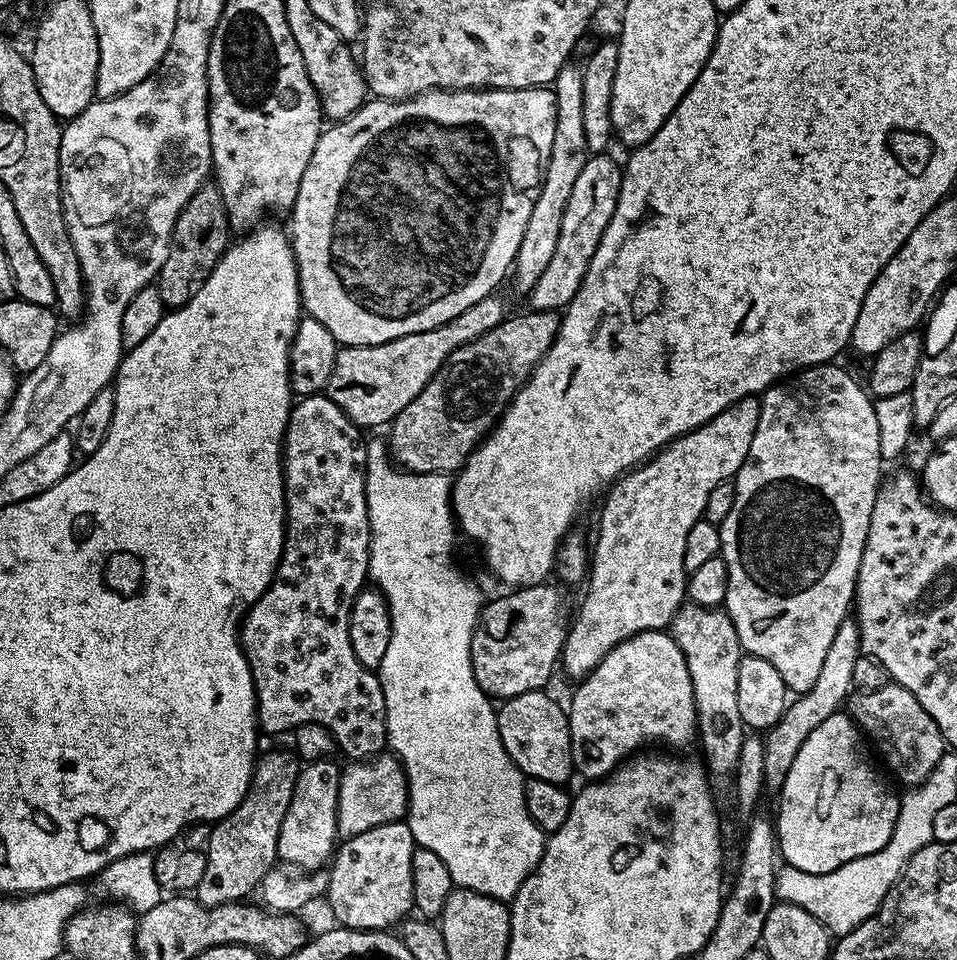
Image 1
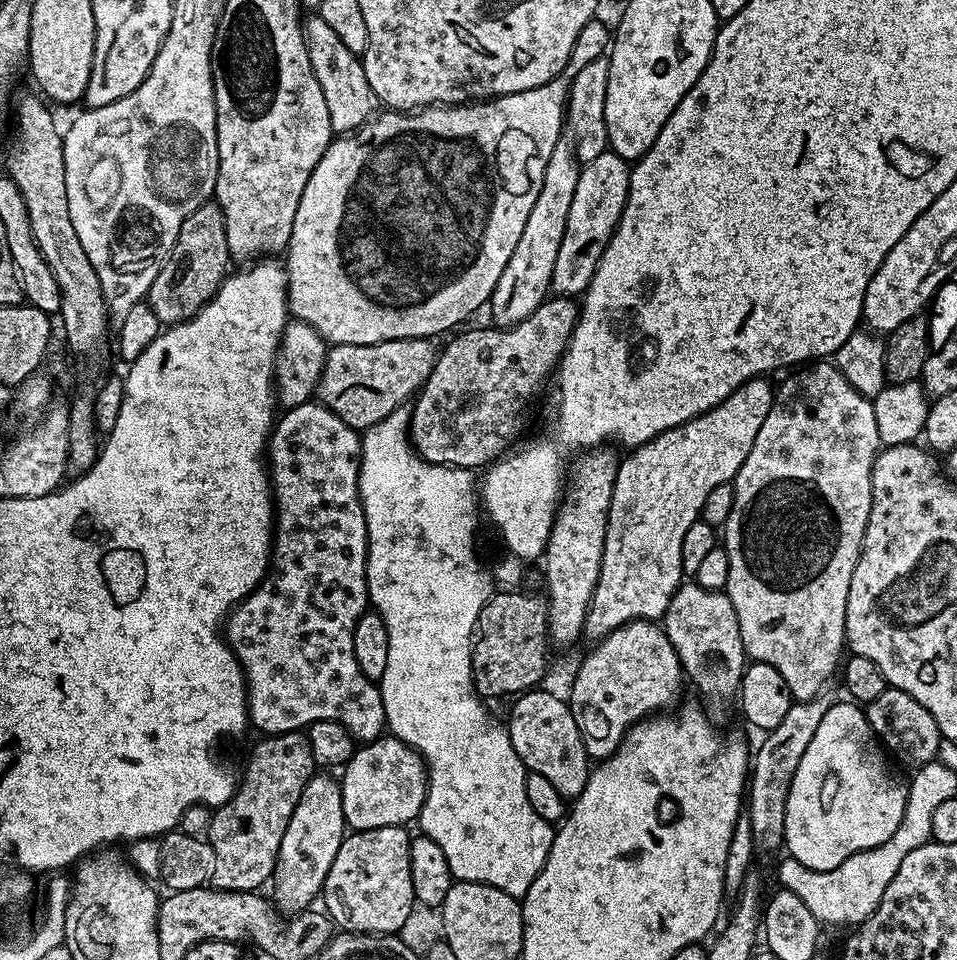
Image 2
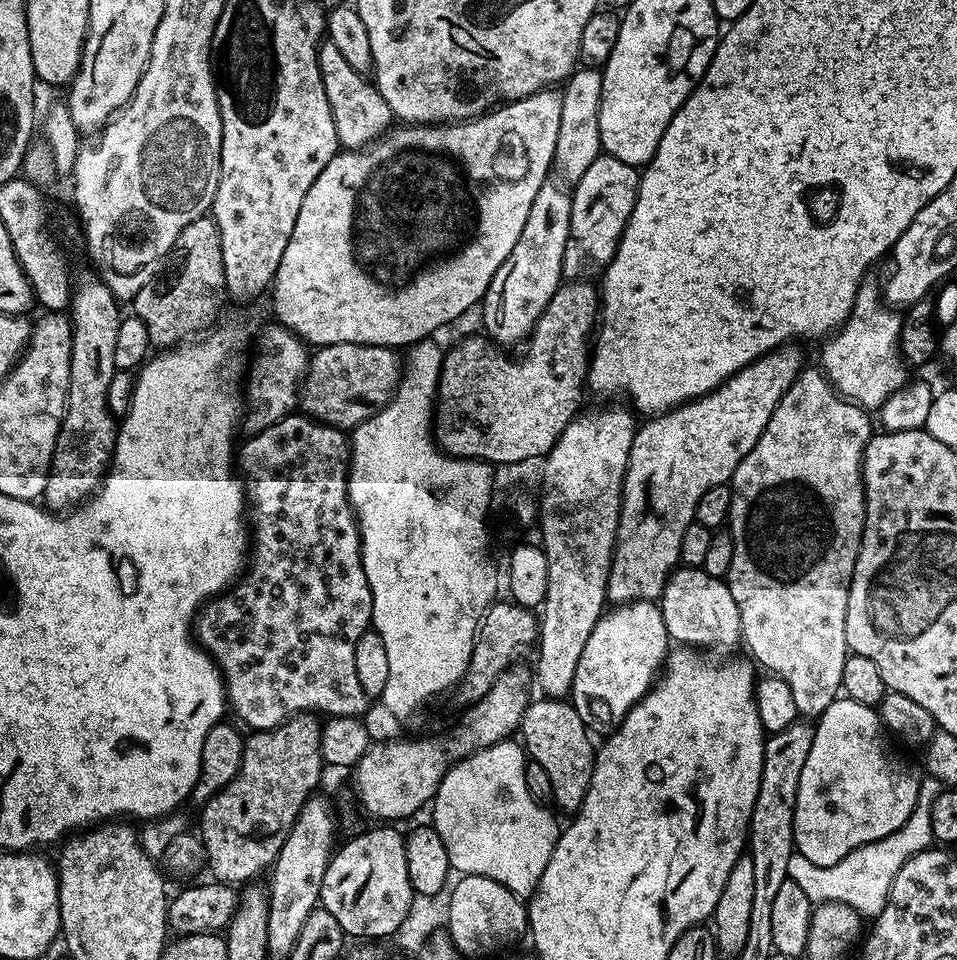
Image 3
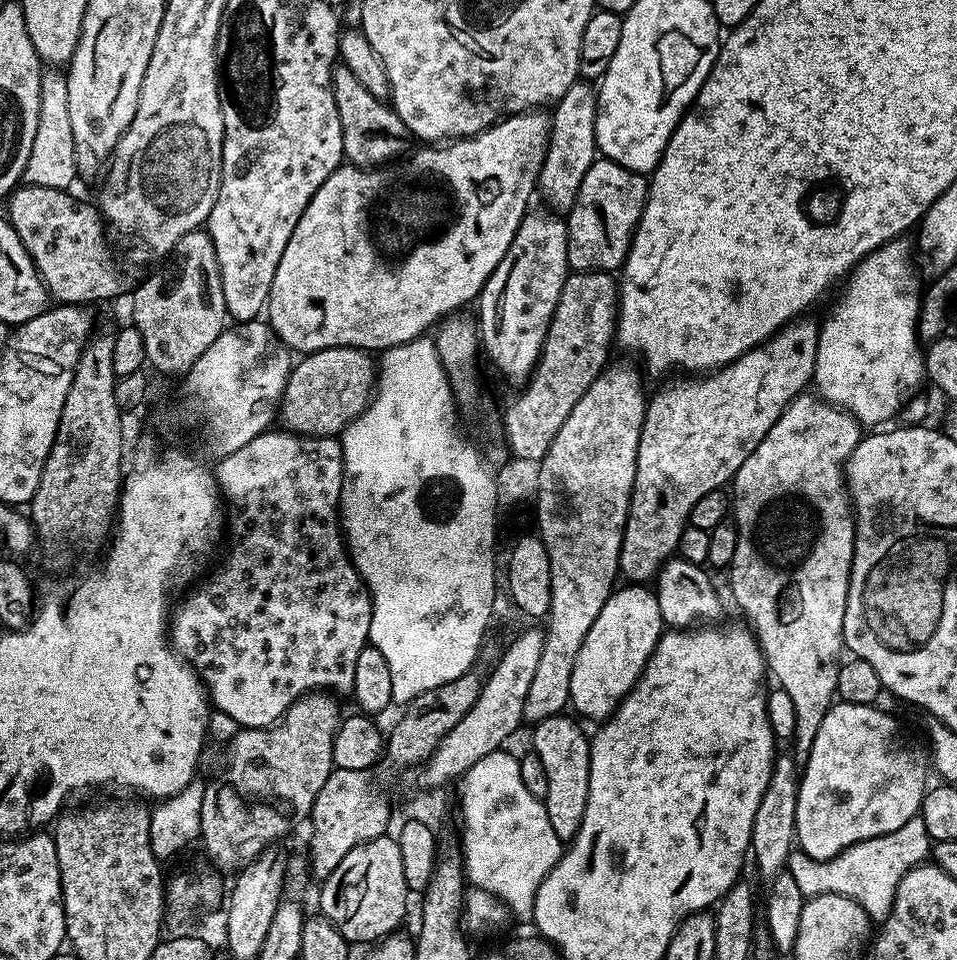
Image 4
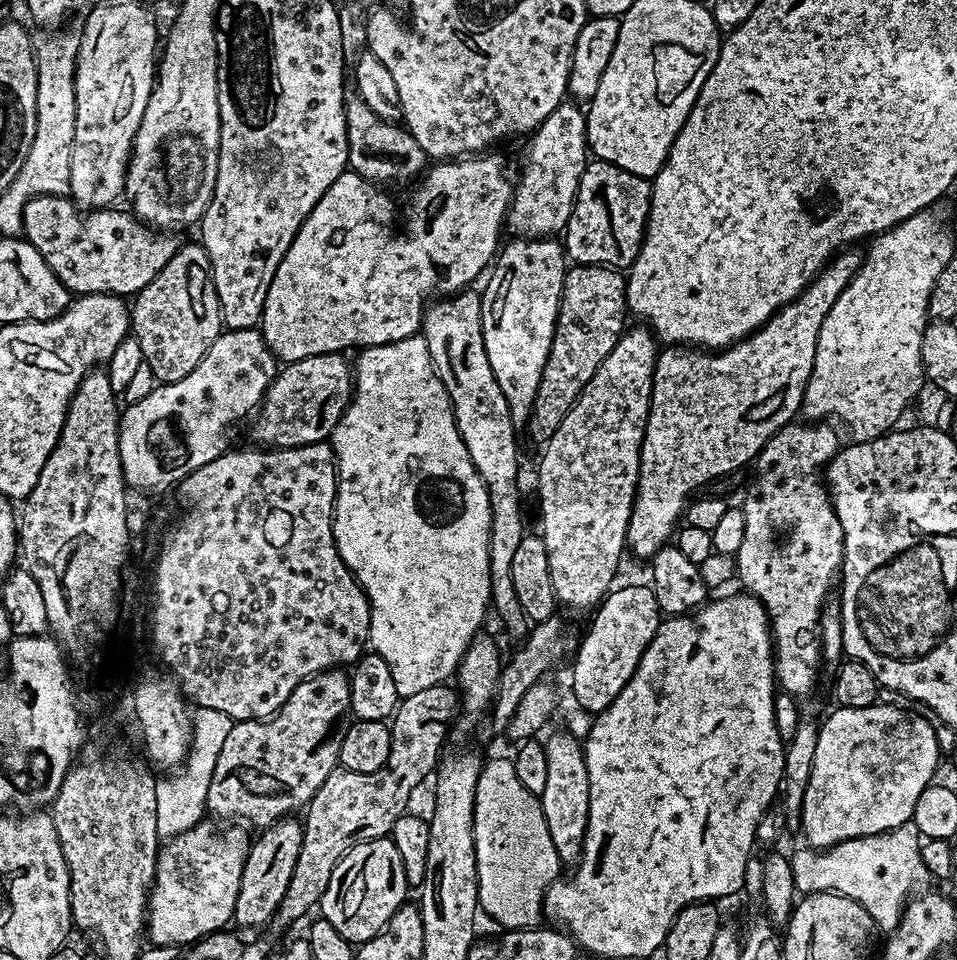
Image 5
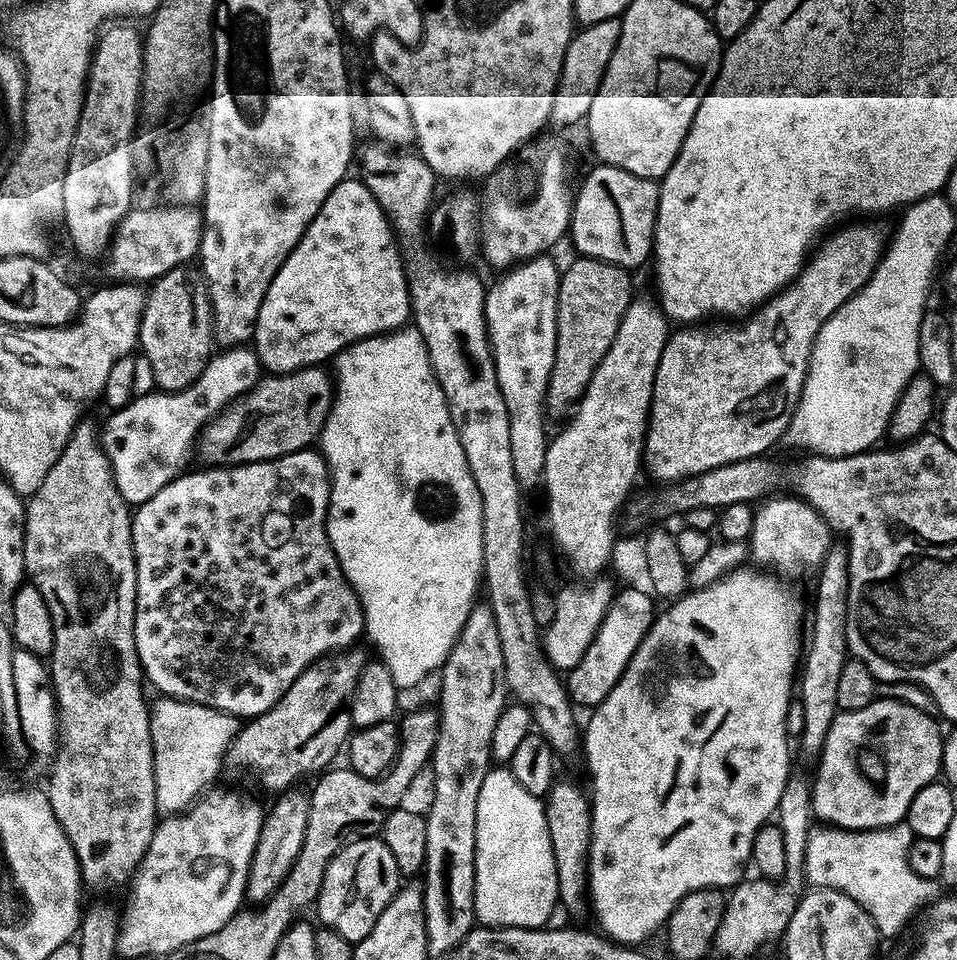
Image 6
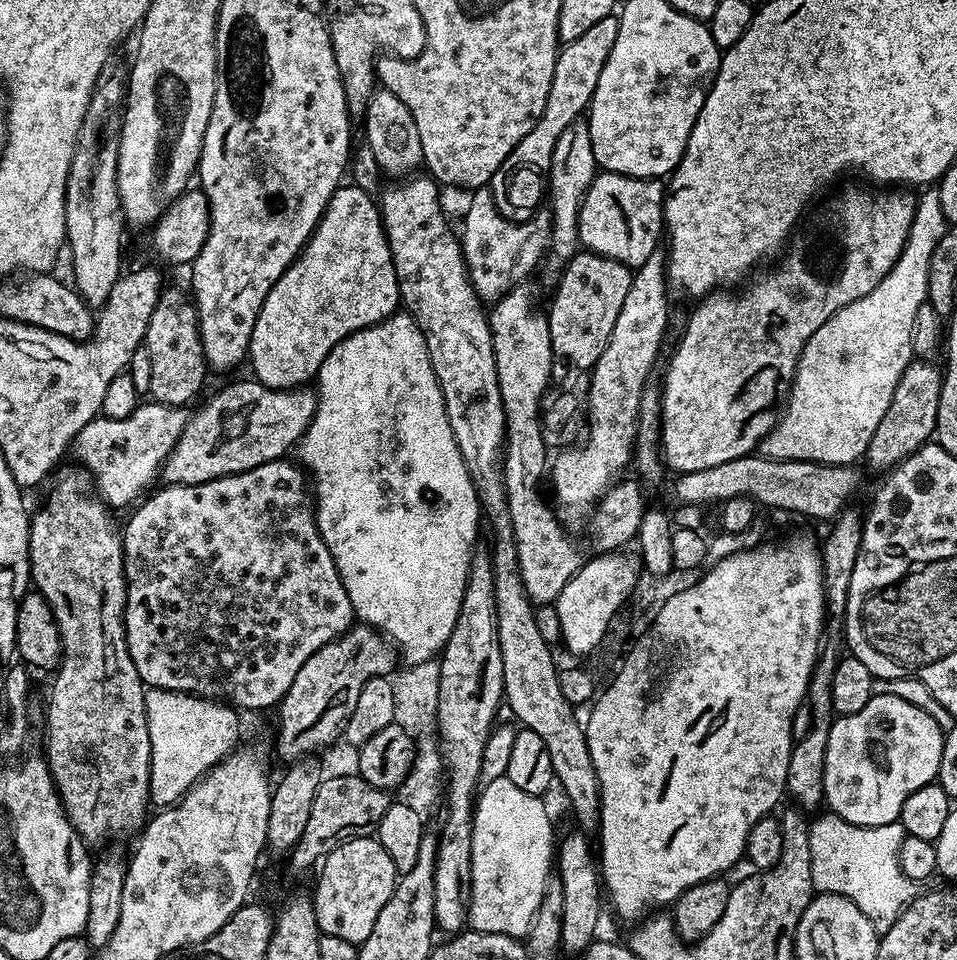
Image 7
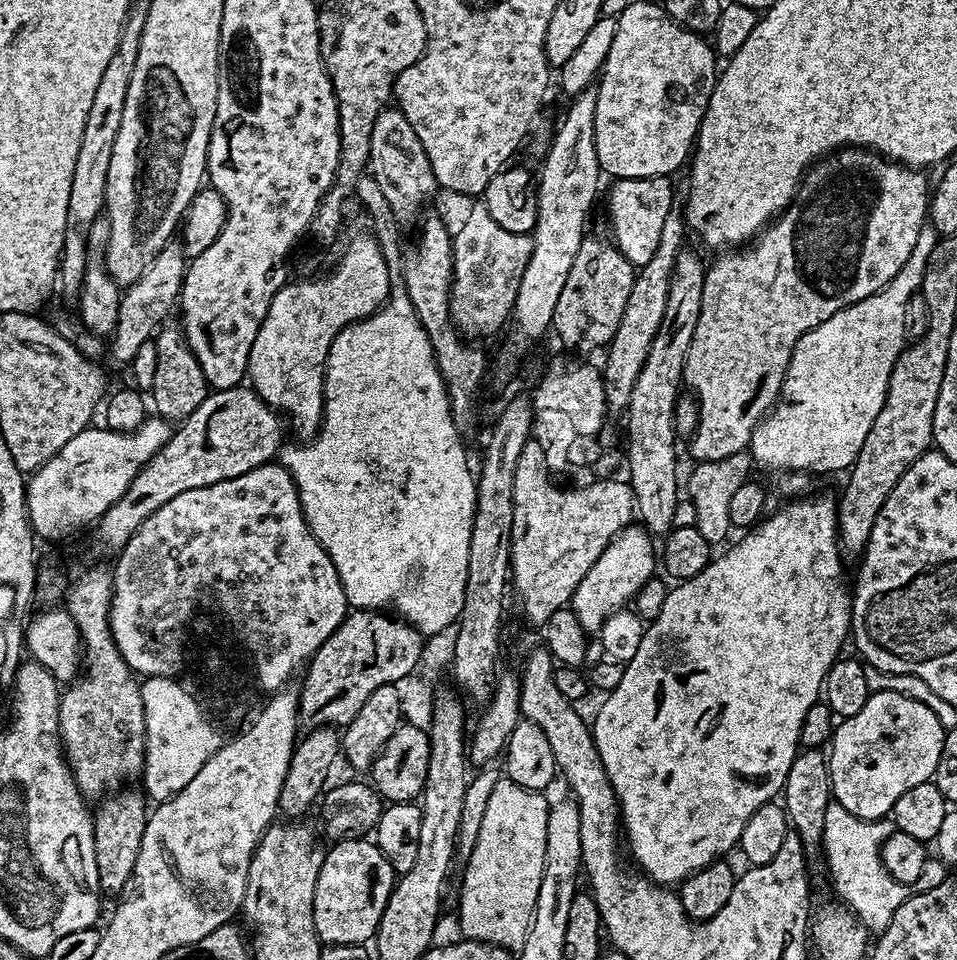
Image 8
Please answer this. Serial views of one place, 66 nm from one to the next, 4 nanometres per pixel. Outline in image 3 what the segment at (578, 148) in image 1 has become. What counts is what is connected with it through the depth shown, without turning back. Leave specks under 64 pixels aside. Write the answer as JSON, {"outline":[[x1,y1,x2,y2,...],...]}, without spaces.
{"outline":[[546,182,538,190,526,226,522,226,522,234,514,242,514,250,498,266,482,301,483,331,500,346,523,345,527,341,538,318,542,318,542,310,546,310,546,302,554,298,564,280,562,254,566,254,566,238,570,234,572,194,563,183,552,183]]}

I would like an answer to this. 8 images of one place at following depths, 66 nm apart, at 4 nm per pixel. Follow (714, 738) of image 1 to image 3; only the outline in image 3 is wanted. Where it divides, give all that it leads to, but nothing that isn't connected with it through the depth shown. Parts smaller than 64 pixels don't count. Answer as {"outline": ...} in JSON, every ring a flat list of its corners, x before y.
{"outline":[[680,566,673,570,658,603,668,639,677,645,693,650,713,648,716,652,728,652,741,643,738,602,734,602,727,583,721,577,706,574,703,567]]}

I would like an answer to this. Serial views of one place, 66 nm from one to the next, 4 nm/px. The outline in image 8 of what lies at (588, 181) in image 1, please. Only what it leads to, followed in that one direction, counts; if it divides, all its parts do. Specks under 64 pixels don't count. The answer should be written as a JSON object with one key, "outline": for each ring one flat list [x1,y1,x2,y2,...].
{"outline":[[667,176,616,180,608,192,608,224,612,227,611,239,617,250,633,266,649,262,658,247,658,238,661,237,666,214,669,214,674,201,672,182]]}

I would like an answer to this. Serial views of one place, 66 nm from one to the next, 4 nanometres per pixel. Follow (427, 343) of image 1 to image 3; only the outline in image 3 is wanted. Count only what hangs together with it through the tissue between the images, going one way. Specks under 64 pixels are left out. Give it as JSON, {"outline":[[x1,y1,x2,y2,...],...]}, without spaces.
{"outline":[[326,344,317,347,311,353,308,373,304,376,304,383,300,385,299,407,303,415,319,420,321,424,329,424,341,430,357,428,392,401,392,394,400,383,401,371,401,357,393,349,377,344]]}

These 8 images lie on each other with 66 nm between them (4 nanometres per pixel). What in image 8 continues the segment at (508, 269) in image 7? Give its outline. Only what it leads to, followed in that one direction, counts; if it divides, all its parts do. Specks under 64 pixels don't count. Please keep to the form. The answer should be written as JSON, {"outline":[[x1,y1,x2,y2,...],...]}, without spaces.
{"outline":[[484,206,469,210,468,217,461,222,460,229,455,229,452,238,452,300,448,304,452,321,465,337,488,336,498,331,504,323,509,323,514,298,518,294,518,282,522,282,522,270,526,270,531,253,531,235,504,230]]}

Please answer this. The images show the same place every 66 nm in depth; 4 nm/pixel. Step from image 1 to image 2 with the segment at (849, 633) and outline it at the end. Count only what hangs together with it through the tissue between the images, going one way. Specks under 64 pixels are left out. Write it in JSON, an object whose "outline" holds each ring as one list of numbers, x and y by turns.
{"outline":[[828,694,794,702,790,710,786,710,786,718,782,718,774,730,766,733,757,752,755,749,750,760,750,781,746,788,746,814,750,818,757,853,776,852,784,848,786,798,790,794,790,782,794,782,798,762,802,762,802,754,806,754,810,738,814,738,818,731,818,722,822,722,822,717,833,702,833,697,828,697]]}

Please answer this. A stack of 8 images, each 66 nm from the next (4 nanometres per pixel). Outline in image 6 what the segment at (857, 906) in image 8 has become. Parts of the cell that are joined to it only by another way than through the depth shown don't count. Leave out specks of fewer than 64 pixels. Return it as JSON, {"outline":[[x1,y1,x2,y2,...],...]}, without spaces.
{"outline":[[907,822,891,824,889,828,863,828,861,832,813,826,808,831,806,846,807,867,810,869,807,883,816,888,834,888,844,892,872,916,881,937,896,936,916,911,917,915,938,895,937,881,919,877,911,868,908,855,913,841]]}

